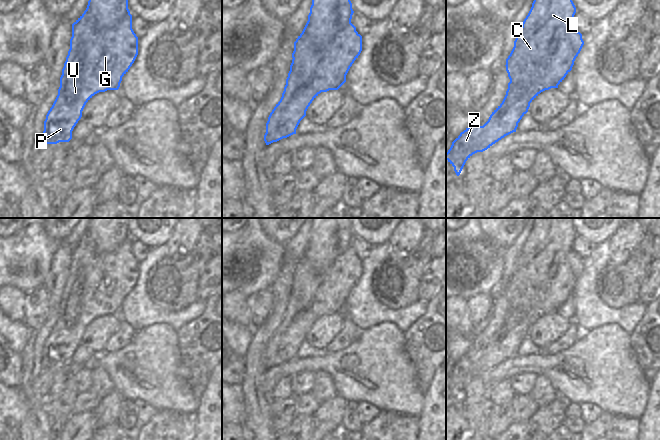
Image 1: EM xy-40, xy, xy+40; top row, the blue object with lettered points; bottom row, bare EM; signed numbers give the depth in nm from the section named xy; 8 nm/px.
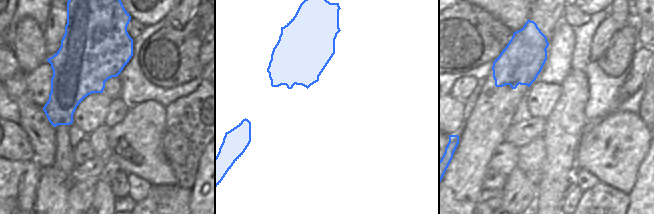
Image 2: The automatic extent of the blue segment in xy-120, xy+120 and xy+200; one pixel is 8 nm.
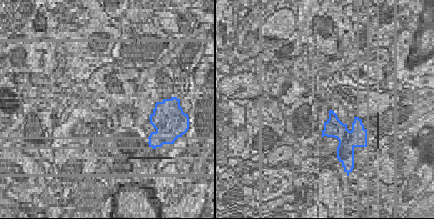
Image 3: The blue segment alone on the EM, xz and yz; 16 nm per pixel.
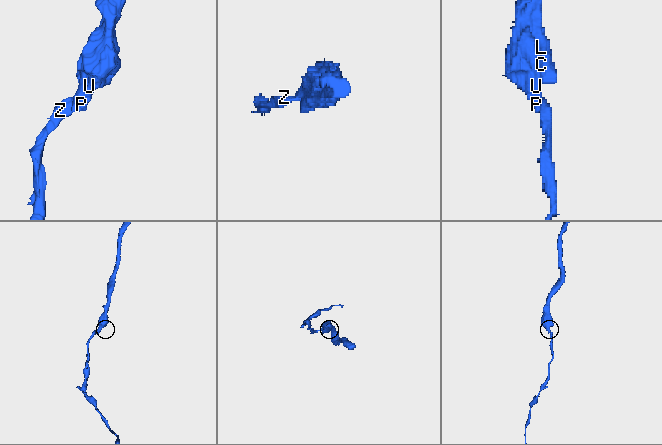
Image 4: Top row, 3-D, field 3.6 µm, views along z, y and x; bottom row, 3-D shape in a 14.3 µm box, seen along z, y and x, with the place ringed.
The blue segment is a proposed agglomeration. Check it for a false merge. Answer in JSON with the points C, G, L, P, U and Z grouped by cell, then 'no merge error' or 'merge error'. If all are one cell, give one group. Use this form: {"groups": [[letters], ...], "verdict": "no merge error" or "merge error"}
{"groups": [["C", "L"], ["G", "P", "U", "Z"]], "verdict": "merge error"}

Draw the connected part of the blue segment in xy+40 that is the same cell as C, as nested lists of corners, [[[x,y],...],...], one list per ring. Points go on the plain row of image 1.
[[[536,218],[532,231],[522,247],[514,265],[514,271],[506,283],[506,295],[510,306],[522,305],[522,297],[529,288],[537,288],[545,278],[553,276],[558,267],[552,265],[553,258],[565,258],[572,251],[576,231],[572,218]]]

